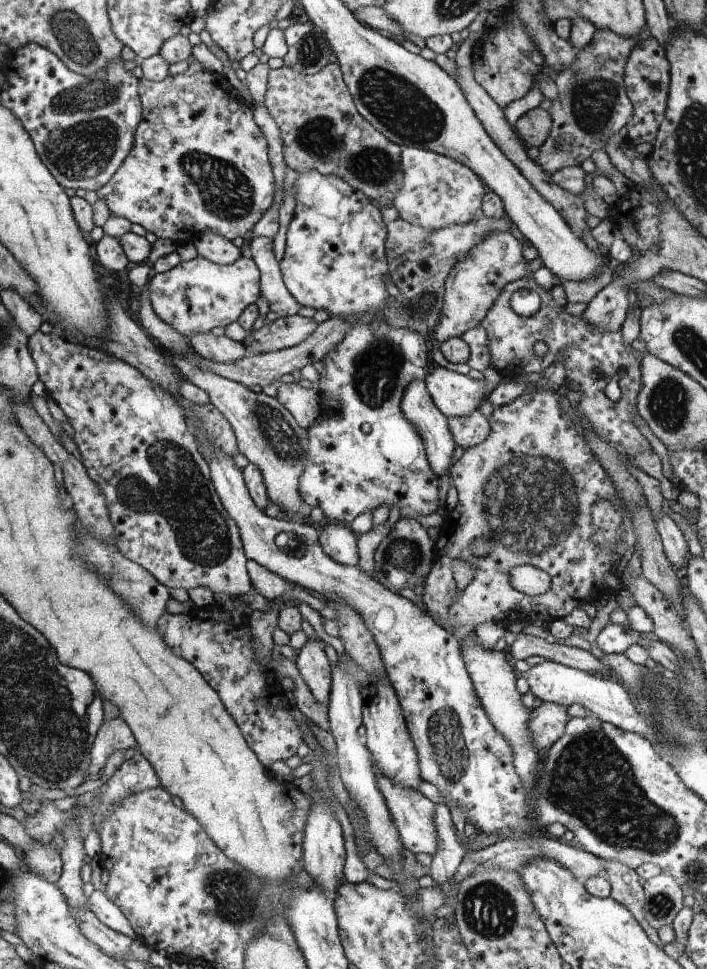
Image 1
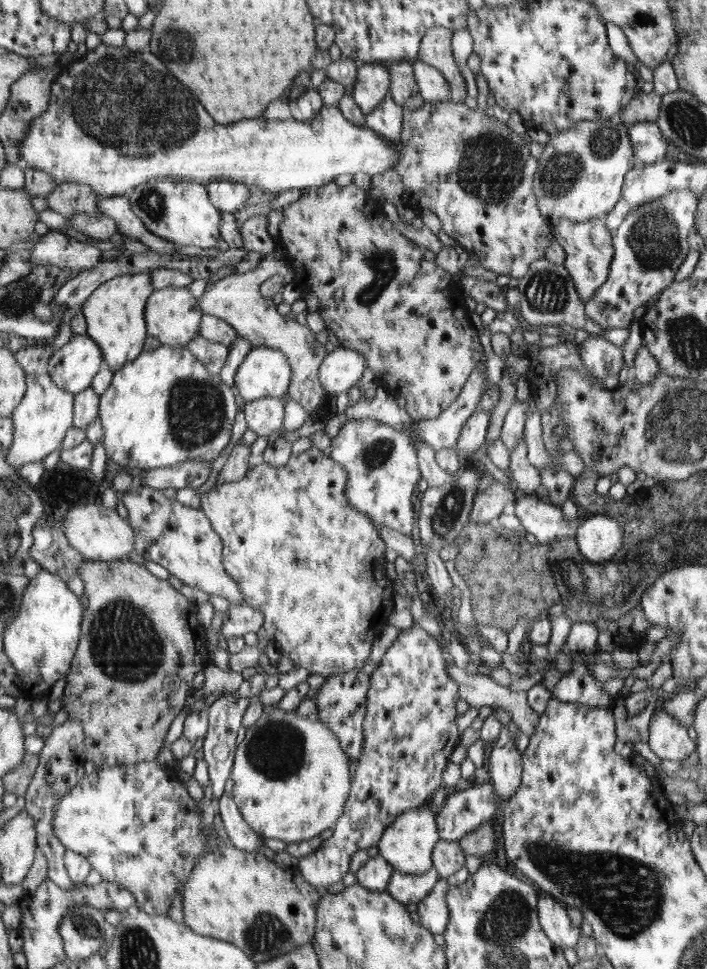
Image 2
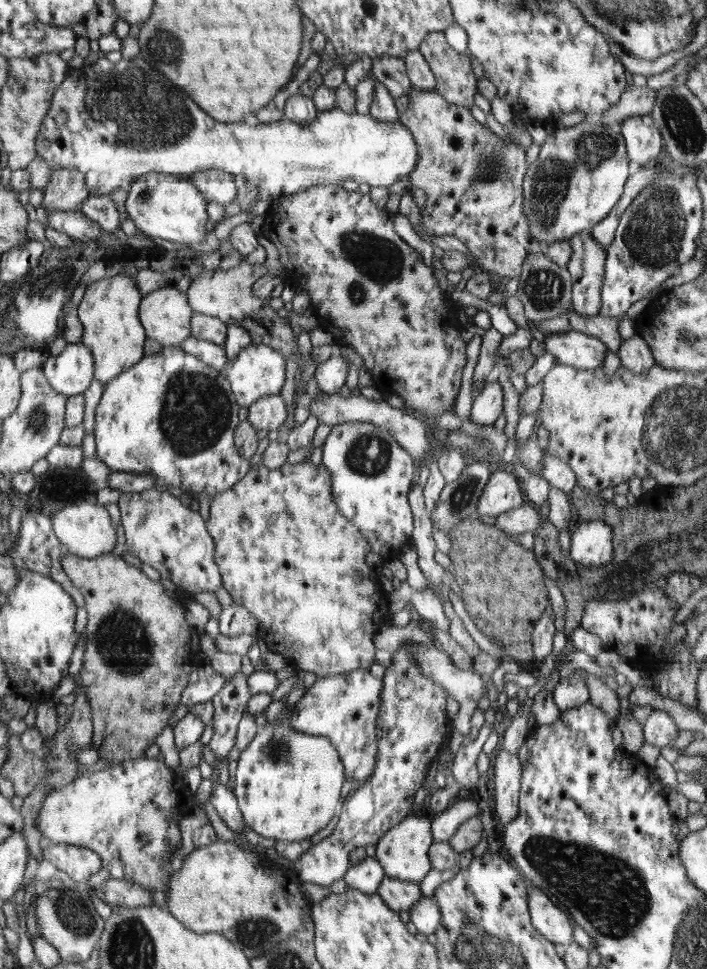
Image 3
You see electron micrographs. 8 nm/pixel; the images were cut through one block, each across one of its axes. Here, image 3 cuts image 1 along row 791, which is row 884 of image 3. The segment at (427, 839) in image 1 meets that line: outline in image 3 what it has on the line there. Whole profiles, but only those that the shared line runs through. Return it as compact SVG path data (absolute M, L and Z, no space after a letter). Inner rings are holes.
M384 877L377 894L393 912L409 911L422 898L420 883L408 883Z

